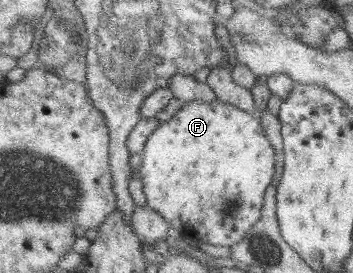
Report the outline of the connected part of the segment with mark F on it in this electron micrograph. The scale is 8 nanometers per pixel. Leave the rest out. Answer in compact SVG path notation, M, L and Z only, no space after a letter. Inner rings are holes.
M220 99L215 102L193 100L183 104L171 119L155 130L141 154L139 171L147 205L169 222L176 235L188 234L215 246L233 246L241 242L262 217L267 189L276 176L276 159L277 151L267 139L259 115Z

